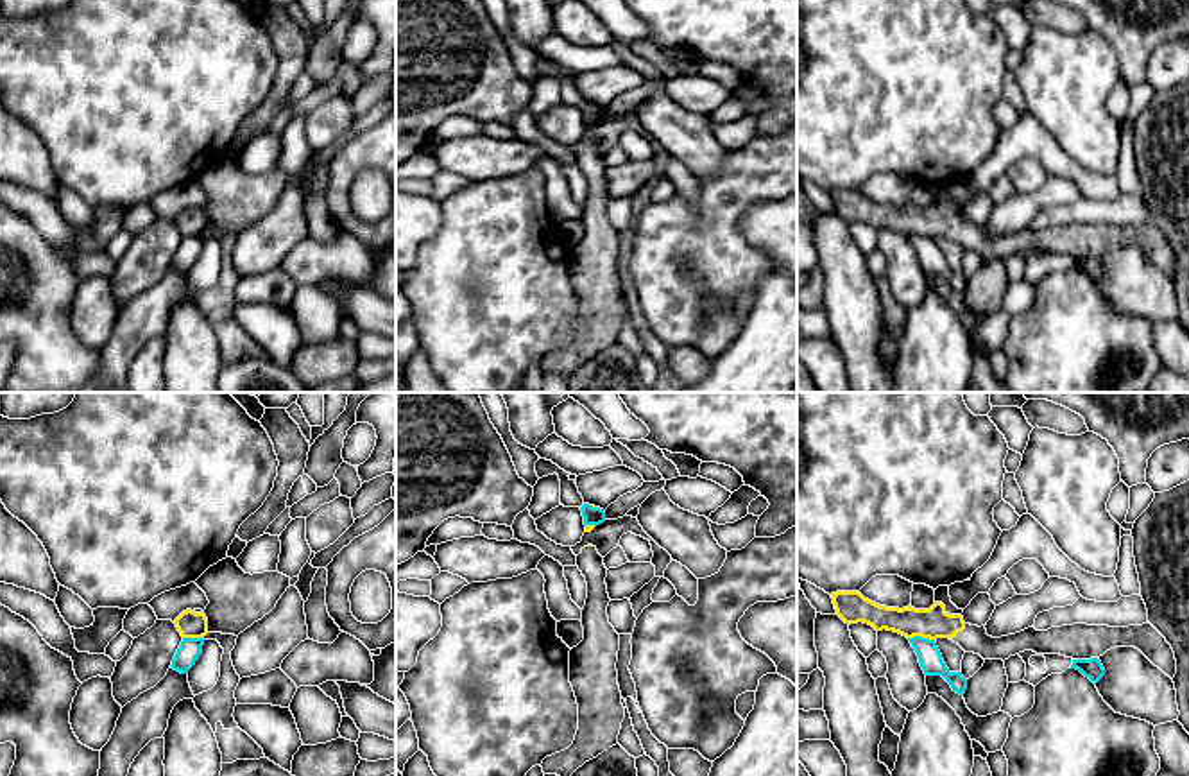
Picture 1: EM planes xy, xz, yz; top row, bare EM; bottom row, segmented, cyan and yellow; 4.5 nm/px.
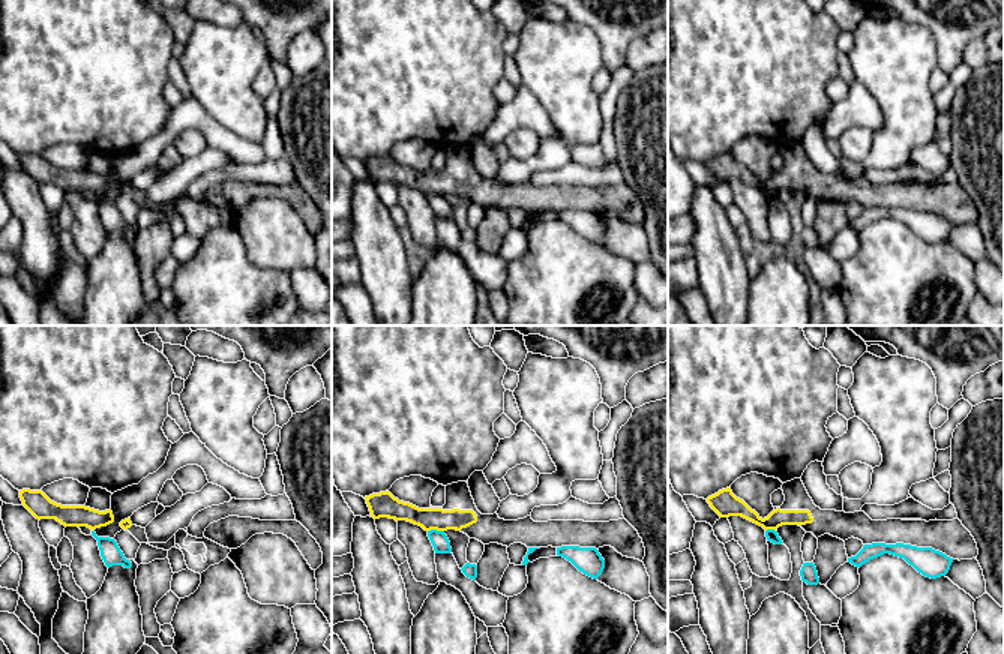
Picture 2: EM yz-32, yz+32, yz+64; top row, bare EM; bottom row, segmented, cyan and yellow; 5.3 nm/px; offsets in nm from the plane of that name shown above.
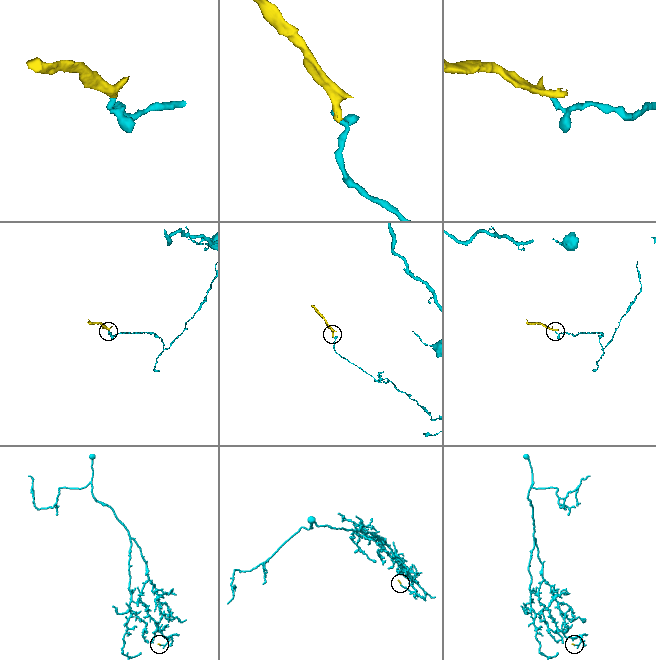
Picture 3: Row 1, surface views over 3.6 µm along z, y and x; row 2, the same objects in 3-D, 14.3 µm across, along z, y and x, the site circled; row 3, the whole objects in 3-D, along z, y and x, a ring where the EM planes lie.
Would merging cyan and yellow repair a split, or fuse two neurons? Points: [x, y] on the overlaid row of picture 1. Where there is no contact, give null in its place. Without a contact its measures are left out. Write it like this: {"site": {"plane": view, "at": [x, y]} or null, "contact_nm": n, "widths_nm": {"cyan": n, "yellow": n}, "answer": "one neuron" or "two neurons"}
{"site": {"plane": "yz", "at": [921, 637]}, "contact_nm": 120, "widths_nm": {"cyan": 110, "yellow": 140}, "answer": "two neurons"}

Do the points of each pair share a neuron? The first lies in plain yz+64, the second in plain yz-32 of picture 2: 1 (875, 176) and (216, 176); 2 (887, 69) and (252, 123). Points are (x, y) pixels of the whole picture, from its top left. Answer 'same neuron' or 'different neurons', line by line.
1: same neuron
2: same neuron

